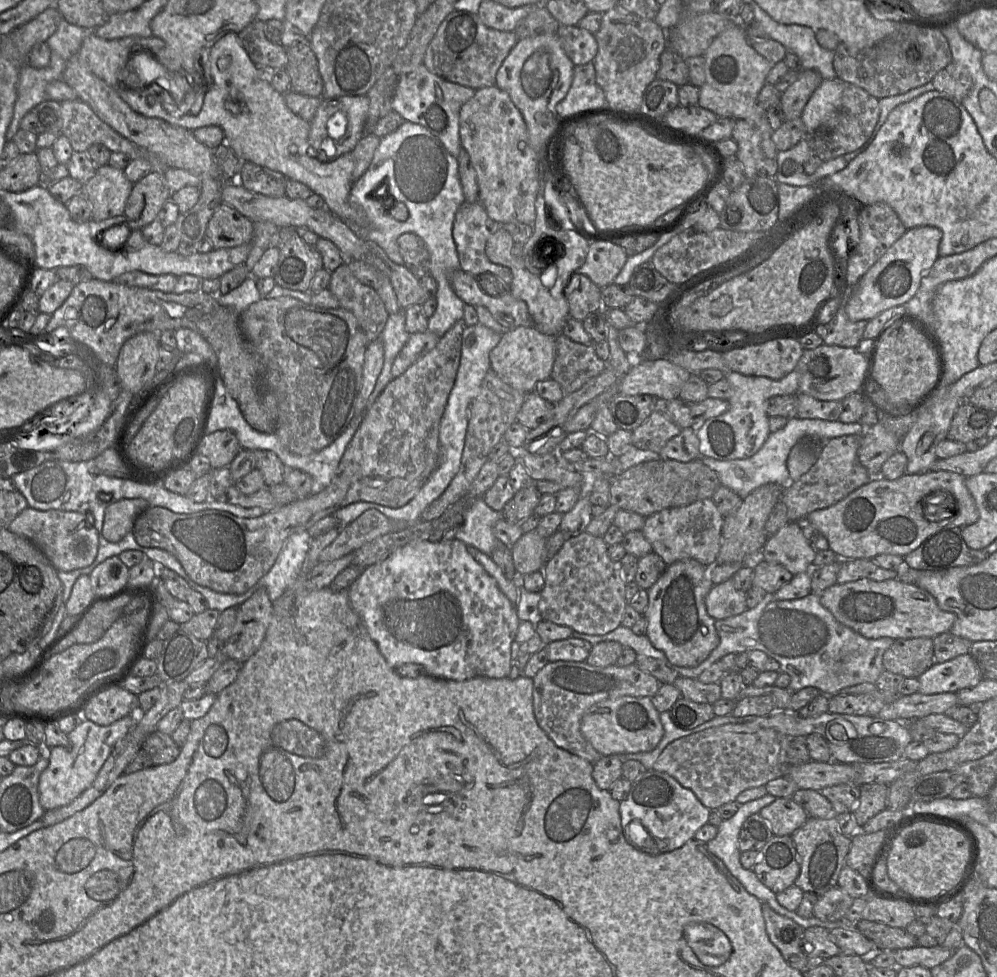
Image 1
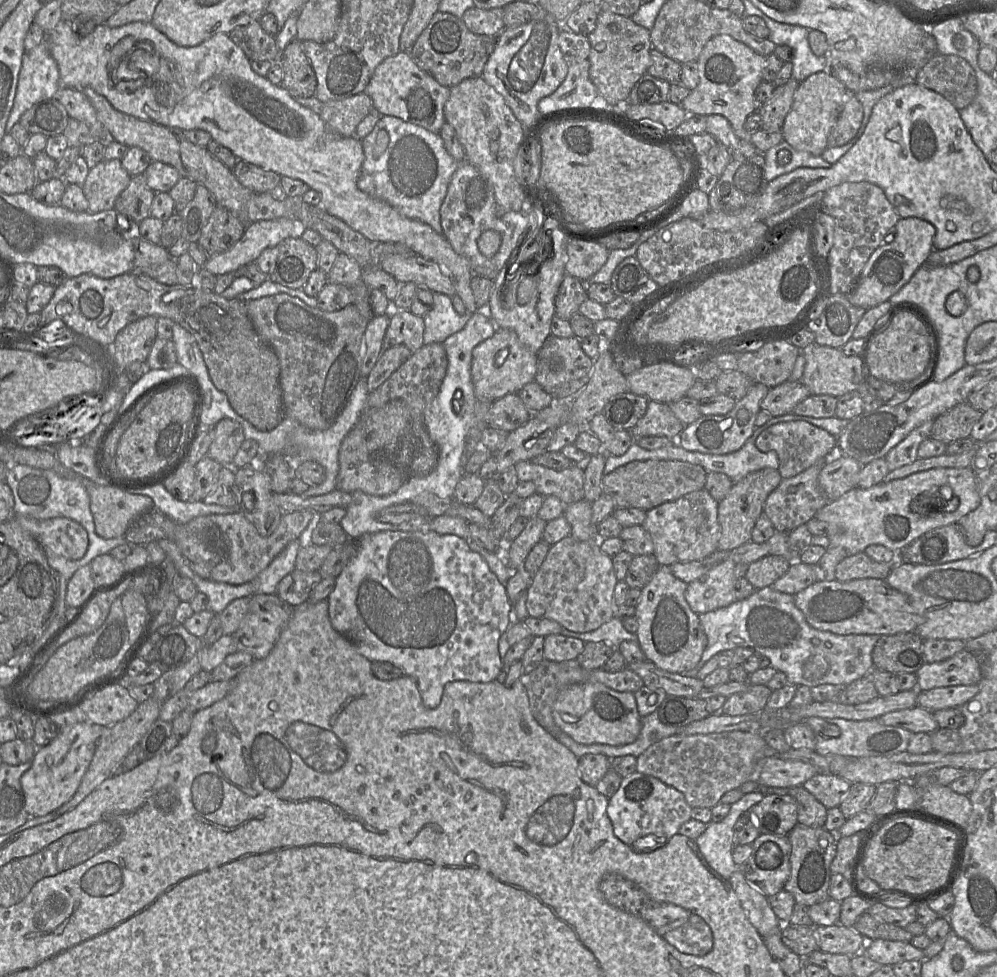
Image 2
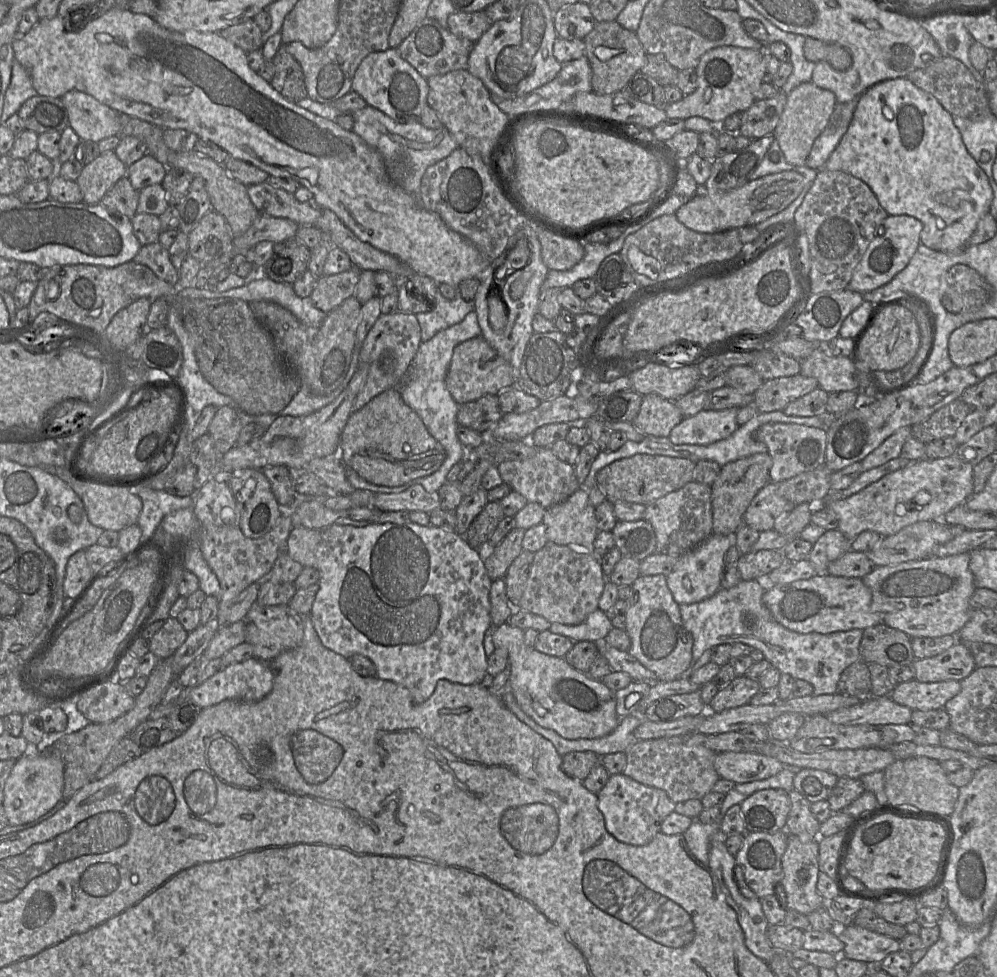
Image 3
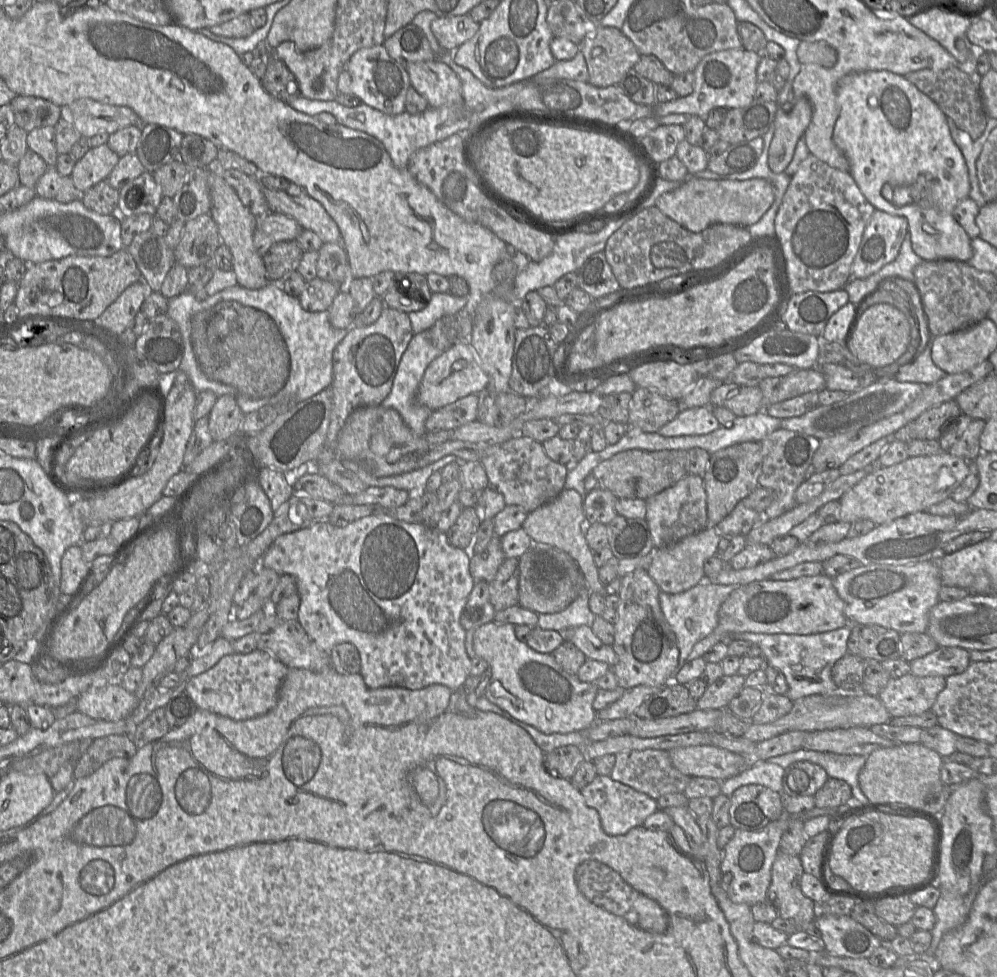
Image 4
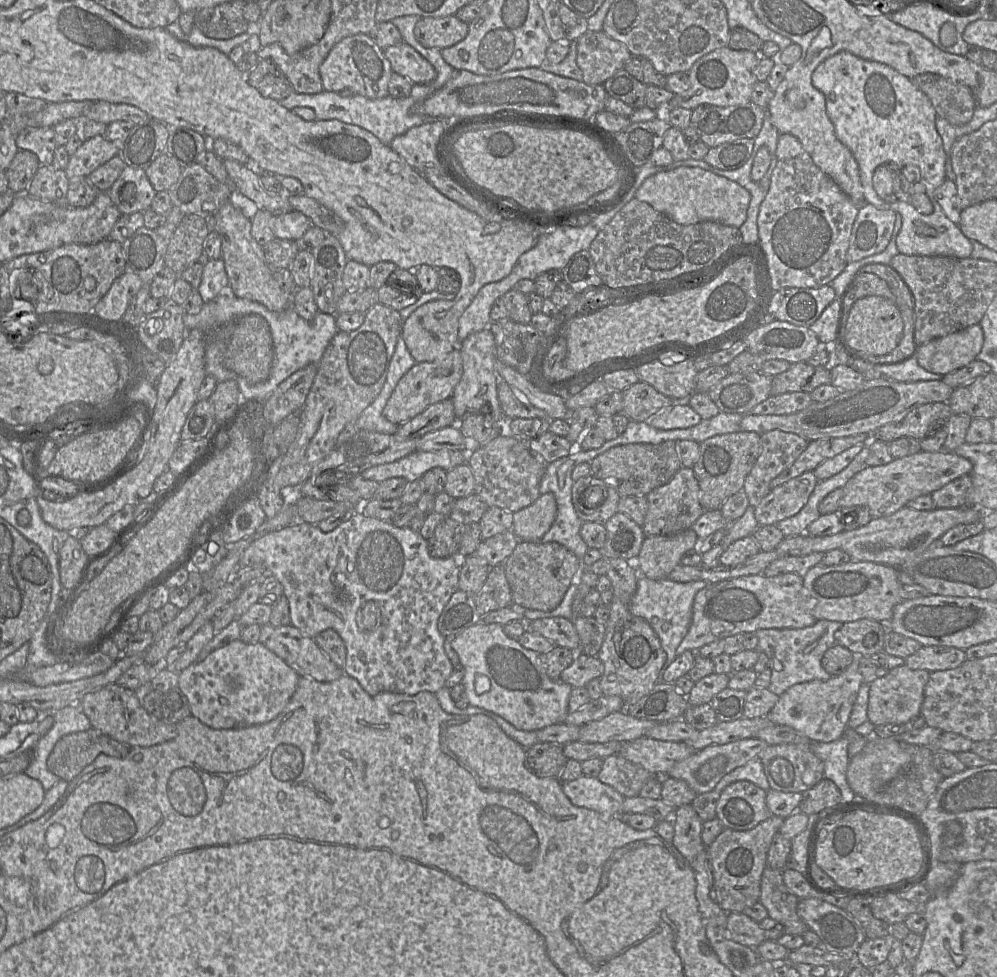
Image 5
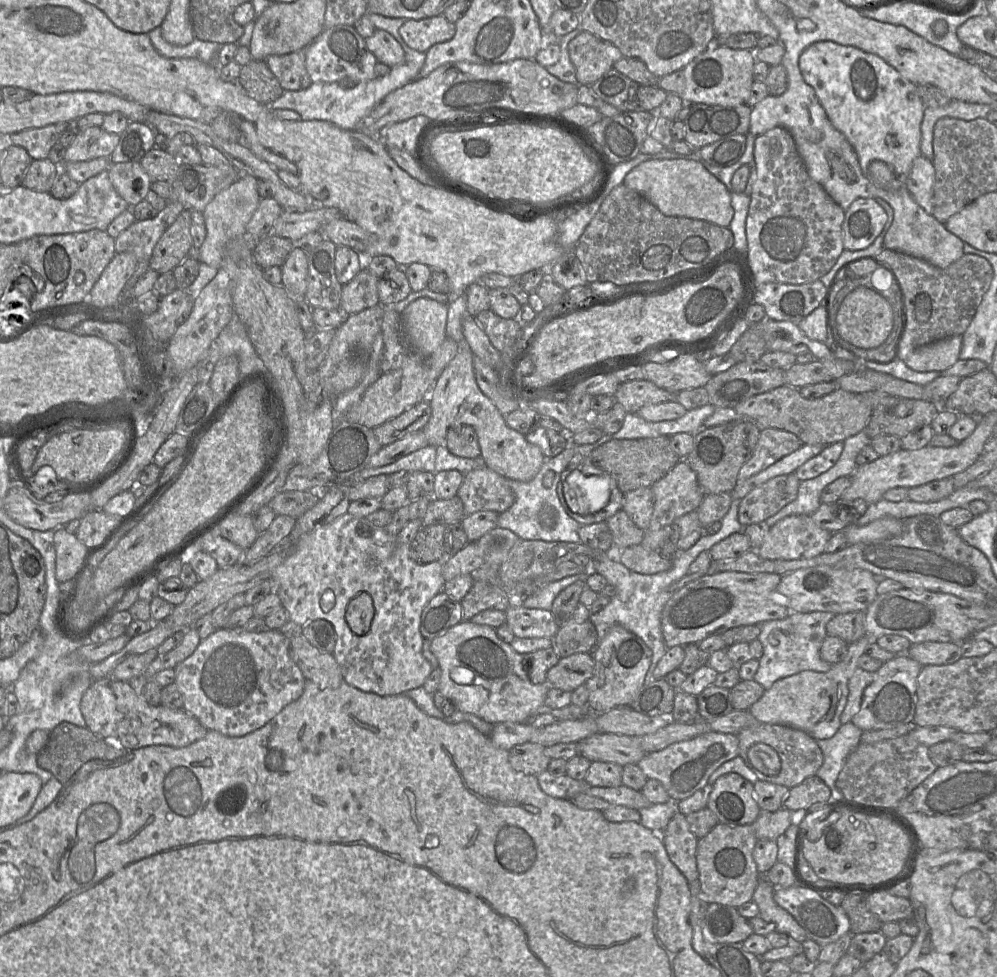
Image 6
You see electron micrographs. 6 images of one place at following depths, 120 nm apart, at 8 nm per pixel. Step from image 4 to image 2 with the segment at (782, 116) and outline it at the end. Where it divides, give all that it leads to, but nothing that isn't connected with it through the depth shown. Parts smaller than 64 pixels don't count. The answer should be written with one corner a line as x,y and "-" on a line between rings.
818,72
800,82
792,107
781,127
783,139
798,151
820,156
827,148
828,137
851,93
831,73

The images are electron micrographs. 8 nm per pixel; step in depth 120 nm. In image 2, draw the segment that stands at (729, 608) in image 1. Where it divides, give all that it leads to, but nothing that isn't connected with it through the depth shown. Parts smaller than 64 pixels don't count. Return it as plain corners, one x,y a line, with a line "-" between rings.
725,560
701,579
688,584
685,598
695,613
711,612
736,601
735,565
734,561

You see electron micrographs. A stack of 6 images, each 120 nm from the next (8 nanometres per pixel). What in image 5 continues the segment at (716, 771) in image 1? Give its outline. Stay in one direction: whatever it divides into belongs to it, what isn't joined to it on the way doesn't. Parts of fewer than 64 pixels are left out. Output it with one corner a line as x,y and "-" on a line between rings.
611,755
603,759
603,766
597,779
626,798
639,796
643,786
654,776
660,775
653,775
620,755

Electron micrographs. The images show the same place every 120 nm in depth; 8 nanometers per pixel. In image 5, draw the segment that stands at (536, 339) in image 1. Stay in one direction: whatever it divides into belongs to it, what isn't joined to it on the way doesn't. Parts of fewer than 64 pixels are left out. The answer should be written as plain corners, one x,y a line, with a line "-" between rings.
459,346
445,357
416,363
398,381
383,409
383,415
395,424
402,424
412,419
429,405
450,398
462,373
463,363

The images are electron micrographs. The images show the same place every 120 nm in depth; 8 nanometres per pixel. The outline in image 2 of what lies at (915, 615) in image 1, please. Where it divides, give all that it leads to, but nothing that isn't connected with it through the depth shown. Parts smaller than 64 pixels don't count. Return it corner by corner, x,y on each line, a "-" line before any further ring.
881,579
815,581
795,594
794,601
812,627
840,635
907,633
914,632
924,623
924,618
916,612
909,598

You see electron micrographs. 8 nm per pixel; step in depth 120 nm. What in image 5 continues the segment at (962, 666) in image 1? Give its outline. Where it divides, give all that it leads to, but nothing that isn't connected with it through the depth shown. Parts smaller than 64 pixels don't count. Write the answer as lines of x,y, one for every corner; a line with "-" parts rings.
922,646
907,657
905,664
912,670
944,671
959,667
965,660
965,651
949,646

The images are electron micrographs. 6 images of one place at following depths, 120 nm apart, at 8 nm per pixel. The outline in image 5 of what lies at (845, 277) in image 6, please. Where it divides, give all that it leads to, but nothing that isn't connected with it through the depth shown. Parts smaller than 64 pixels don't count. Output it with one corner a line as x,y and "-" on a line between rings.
871,263
863,266
853,279
854,286
845,292
842,298
842,310
838,325
838,340
844,343
845,324
853,304
860,298
867,296
881,296
896,304
896,296
888,283
878,275
867,273
881,267
880,263

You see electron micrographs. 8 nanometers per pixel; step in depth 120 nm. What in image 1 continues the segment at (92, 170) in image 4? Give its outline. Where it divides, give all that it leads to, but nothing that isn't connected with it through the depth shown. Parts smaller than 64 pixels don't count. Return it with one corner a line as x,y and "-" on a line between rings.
110,165
98,167
95,175
83,186
83,194
92,206
92,219
101,221
123,215
132,188
133,183
128,180
124,170

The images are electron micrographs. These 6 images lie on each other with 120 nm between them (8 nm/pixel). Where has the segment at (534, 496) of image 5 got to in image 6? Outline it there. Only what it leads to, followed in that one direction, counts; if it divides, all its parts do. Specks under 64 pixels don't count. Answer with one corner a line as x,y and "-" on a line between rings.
486,465
464,474
456,496
463,503
465,515
484,510
498,513
508,510
515,501
508,480

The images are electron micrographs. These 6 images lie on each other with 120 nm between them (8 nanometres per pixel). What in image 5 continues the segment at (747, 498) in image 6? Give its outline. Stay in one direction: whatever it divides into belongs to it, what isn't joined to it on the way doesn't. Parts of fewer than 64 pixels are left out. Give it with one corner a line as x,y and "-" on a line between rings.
808,471
772,488
754,508
759,526
776,525
796,515
806,505
818,482
813,471

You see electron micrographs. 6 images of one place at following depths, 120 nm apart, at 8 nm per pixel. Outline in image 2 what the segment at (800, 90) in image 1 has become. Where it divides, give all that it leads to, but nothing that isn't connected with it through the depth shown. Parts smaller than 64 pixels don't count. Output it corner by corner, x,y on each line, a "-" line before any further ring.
790,79
785,85
775,89
771,97
763,104
758,104
761,117
761,129
765,131
778,131
789,113
794,99
794,93
800,82

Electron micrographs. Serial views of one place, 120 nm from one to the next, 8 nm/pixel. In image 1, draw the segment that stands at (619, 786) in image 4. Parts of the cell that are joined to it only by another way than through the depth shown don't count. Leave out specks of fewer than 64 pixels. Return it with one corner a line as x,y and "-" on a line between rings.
647,770
631,783
627,798
620,802
619,812
624,835
635,849
650,855
673,851
694,839
695,833
708,823
711,810
669,774

